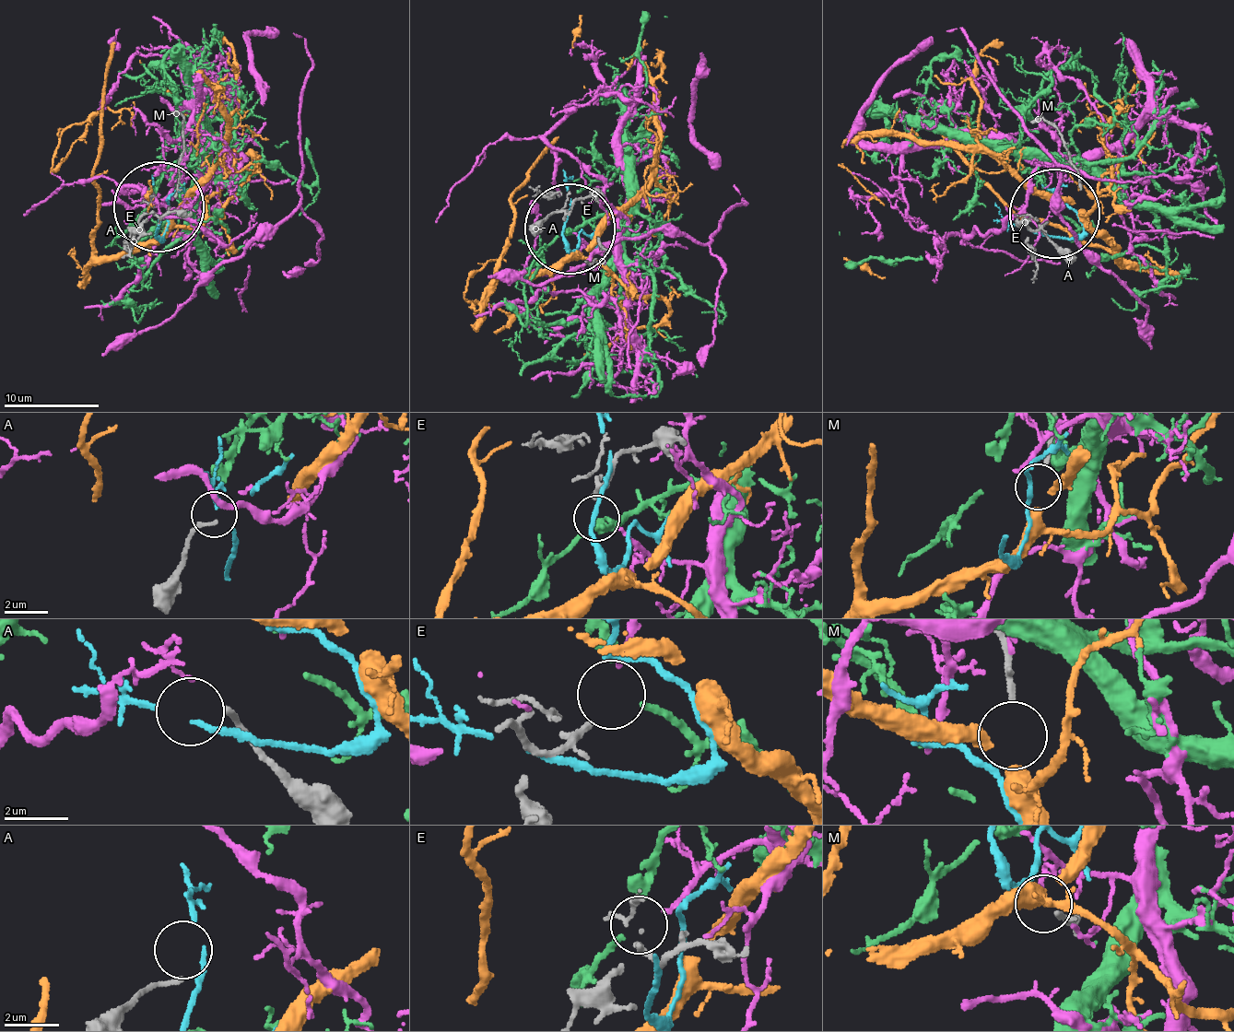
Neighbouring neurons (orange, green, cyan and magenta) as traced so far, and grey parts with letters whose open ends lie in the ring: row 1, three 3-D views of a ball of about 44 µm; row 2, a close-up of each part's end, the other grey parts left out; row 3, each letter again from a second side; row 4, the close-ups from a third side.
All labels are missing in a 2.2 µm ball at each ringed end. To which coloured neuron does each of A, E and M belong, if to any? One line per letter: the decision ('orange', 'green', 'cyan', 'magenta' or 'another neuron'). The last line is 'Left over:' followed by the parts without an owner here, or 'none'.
A: another neuron
E: green
M: orange
Left over: A

